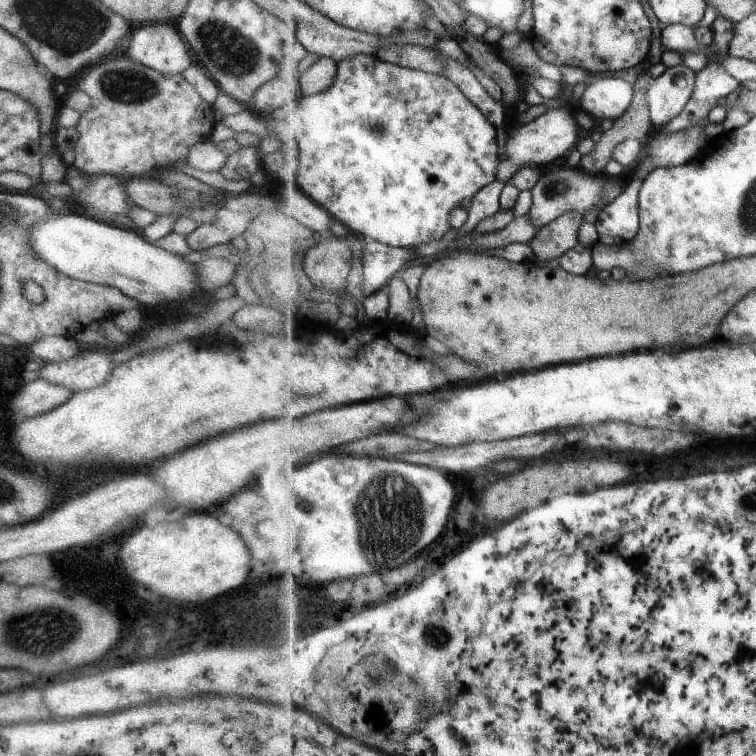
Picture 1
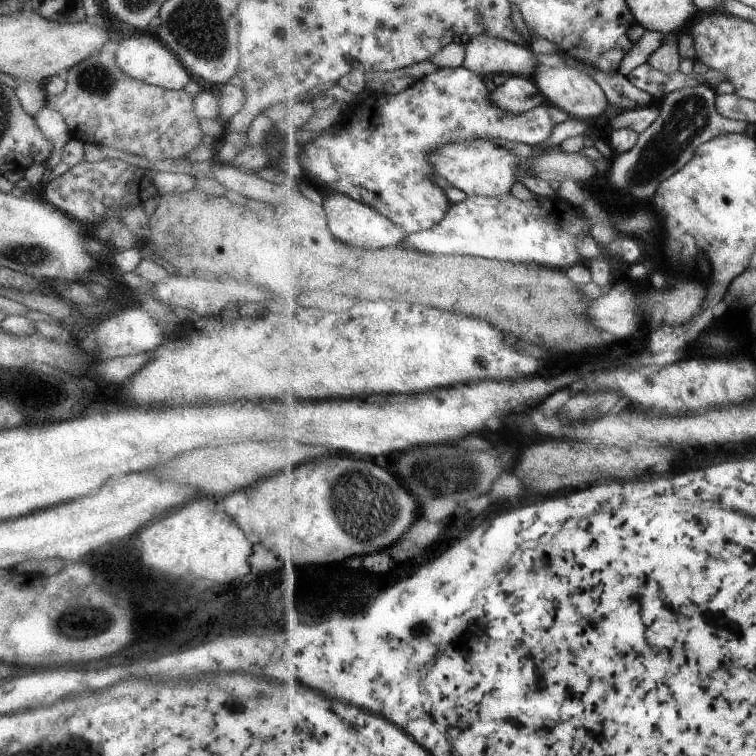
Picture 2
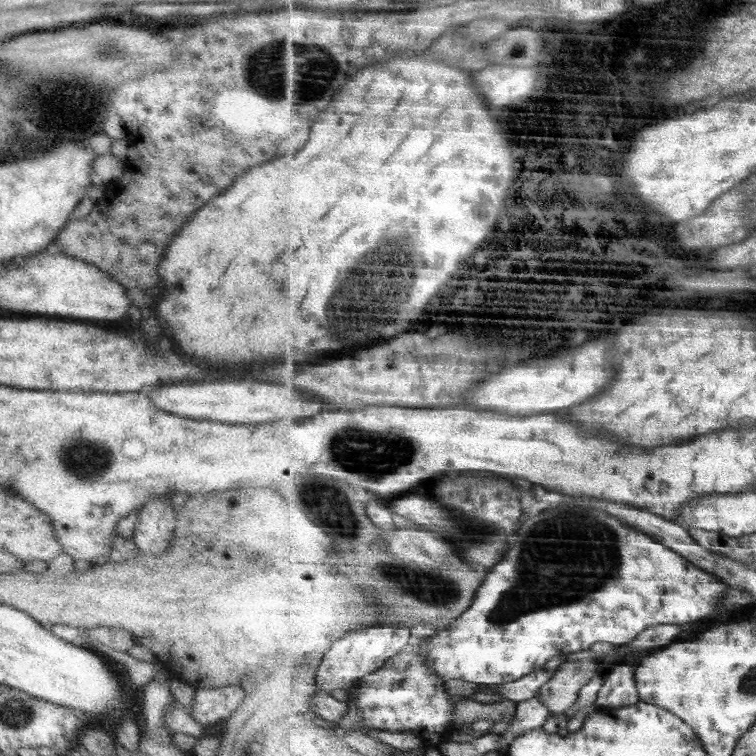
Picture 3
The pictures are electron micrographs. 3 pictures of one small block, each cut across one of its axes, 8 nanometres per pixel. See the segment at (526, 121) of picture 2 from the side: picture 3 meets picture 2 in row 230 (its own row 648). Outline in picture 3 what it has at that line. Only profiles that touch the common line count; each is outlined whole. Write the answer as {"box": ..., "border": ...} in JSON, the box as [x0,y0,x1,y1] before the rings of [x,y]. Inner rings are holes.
{"box":[355,639,457,745],"border":[[[426,639],[414,640],[407,648],[404,648],[397,656],[390,658],[388,663],[373,674],[364,676],[358,683],[357,691],[355,691],[355,702],[361,712],[360,717],[365,725],[365,734],[377,737],[377,730],[385,730],[386,732],[403,732],[413,734],[419,739],[433,740],[439,739],[439,745],[449,742],[451,732],[457,730],[454,719],[453,703],[449,700],[446,686],[447,682],[441,680],[438,674],[426,665],[426,658],[422,656],[422,646],[426,643]]]}

